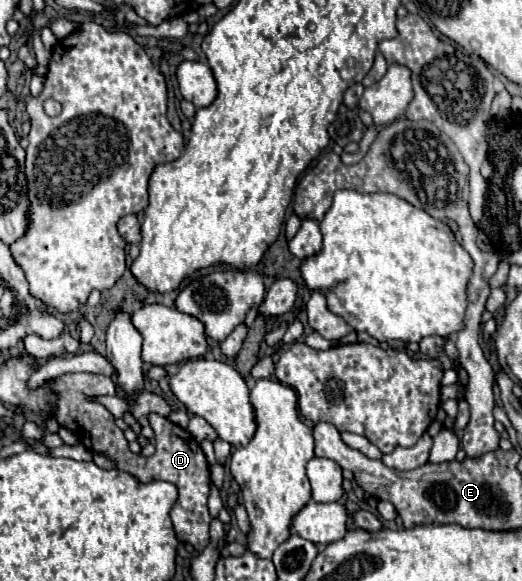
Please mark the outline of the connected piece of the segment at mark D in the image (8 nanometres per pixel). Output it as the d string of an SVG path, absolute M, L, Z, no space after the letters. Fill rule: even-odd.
M64 374L58 378L52 378L44 384L54 394L54 406L52 416L58 420L60 426L74 432L74 436L82 442L82 446L94 454L104 454L108 460L116 464L118 470L134 474L140 482L152 482L152 480L166 480L176 484L178 488L178 502L170 512L176 536L180 542L192 544L196 550L204 550L208 546L208 526L210 526L210 514L208 514L208 490L210 490L210 472L206 456L200 448L200 444L178 424L172 424L168 418L150 414L148 422L154 430L156 440L156 452L152 456L140 456L134 454L128 448L128 440L122 434L122 430L114 424L114 416L96 400L98 396L114 396L116 384L108 376L100 374Z

